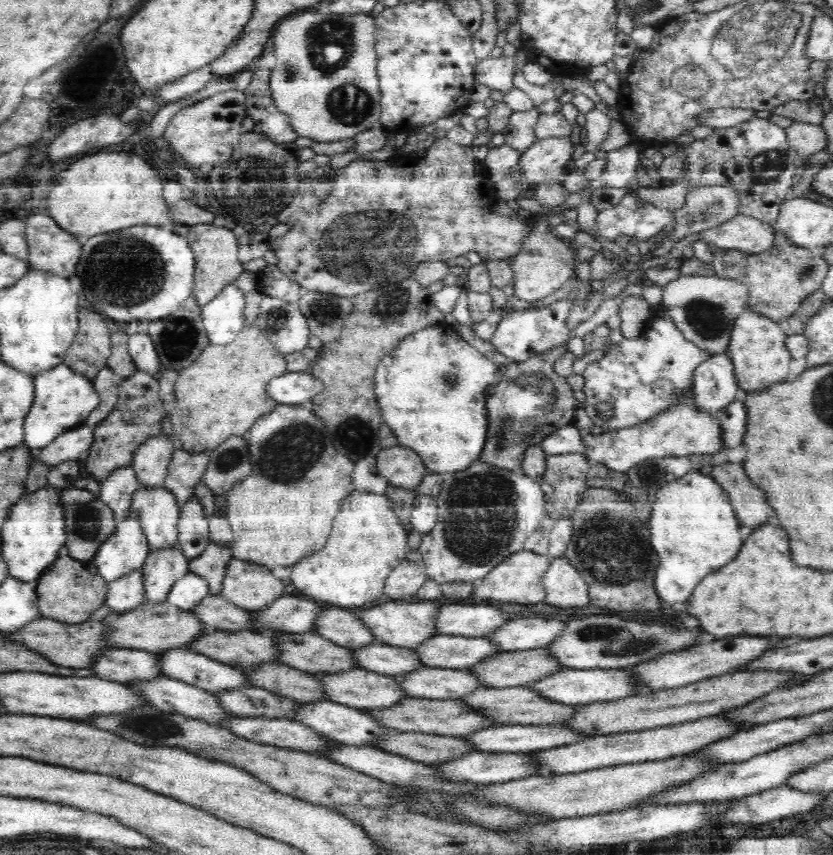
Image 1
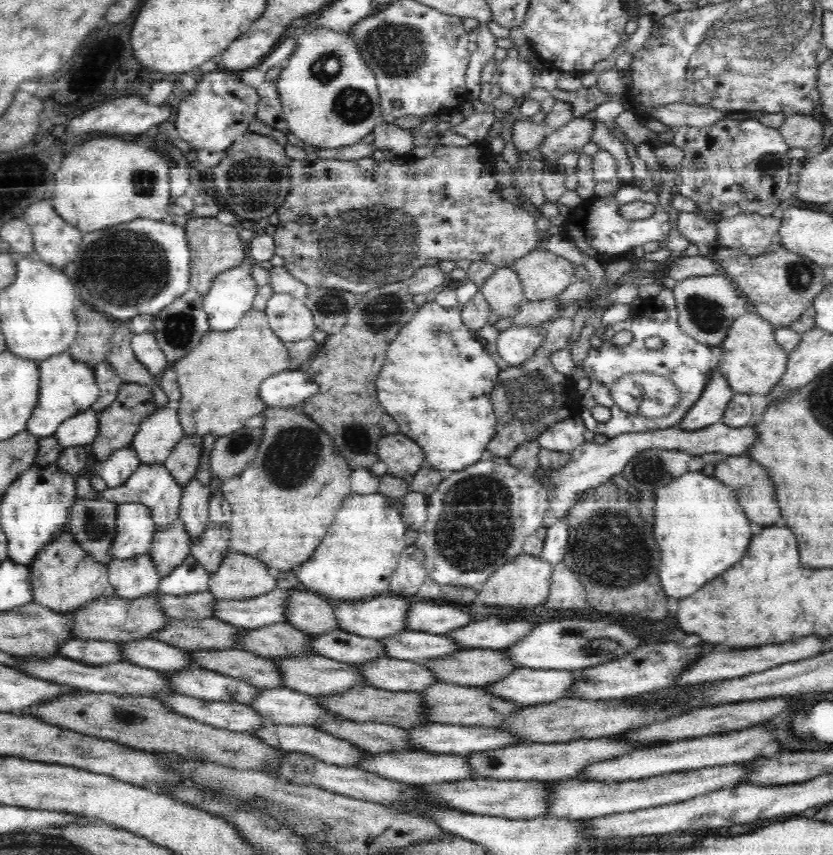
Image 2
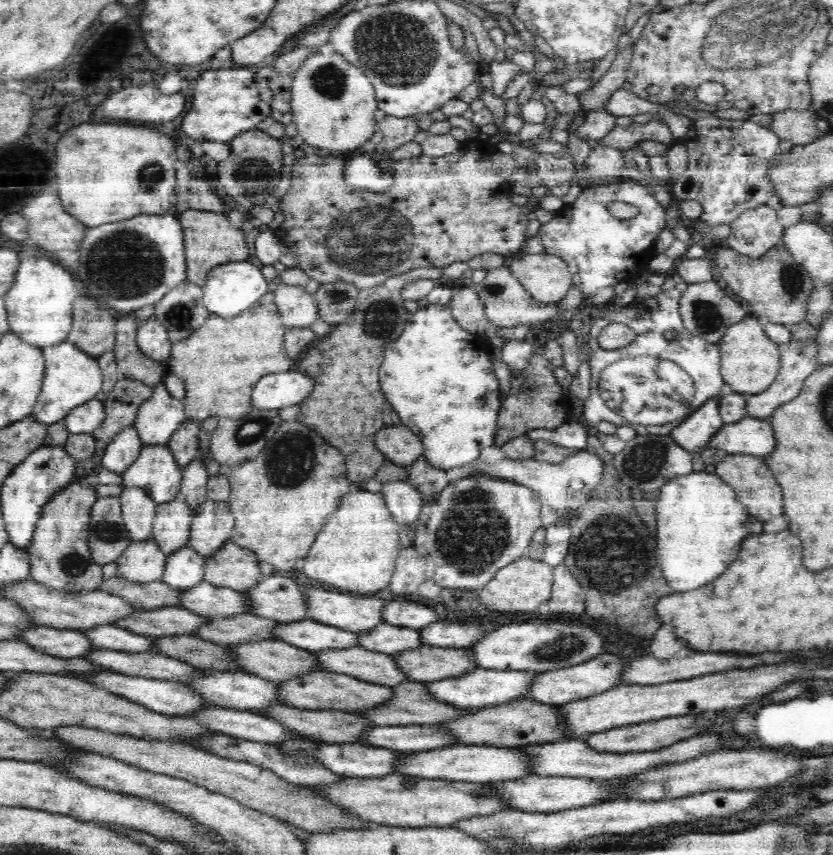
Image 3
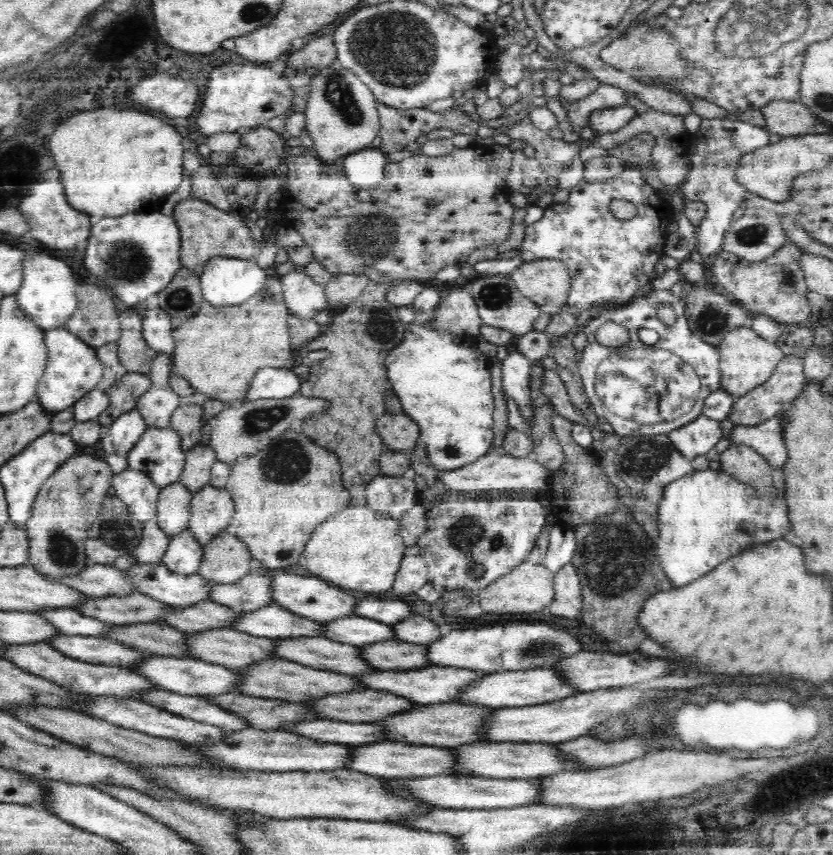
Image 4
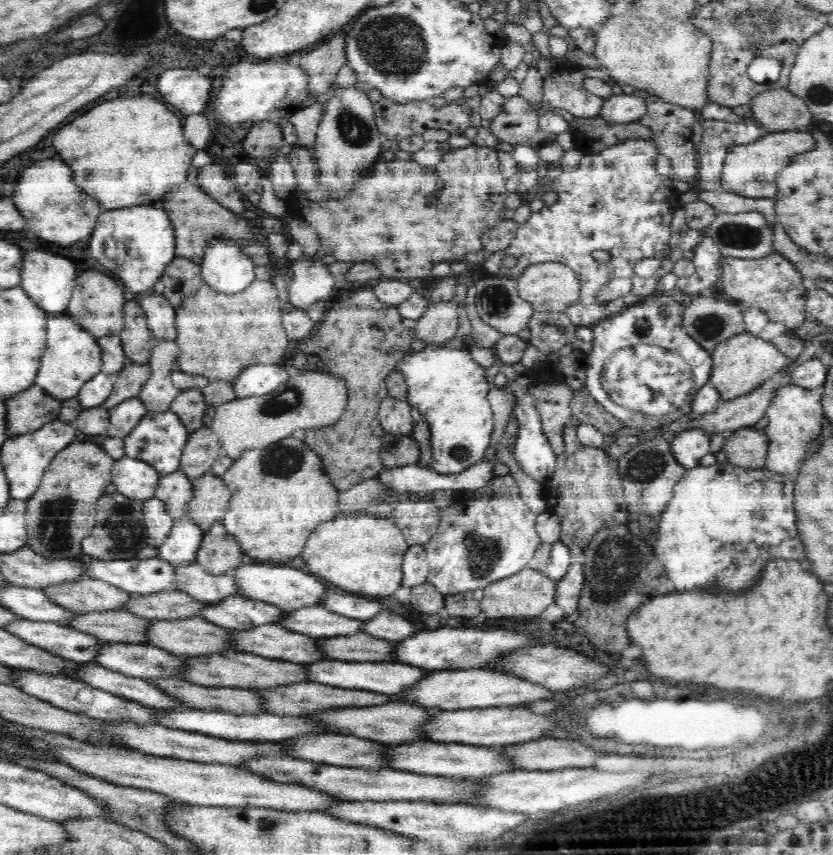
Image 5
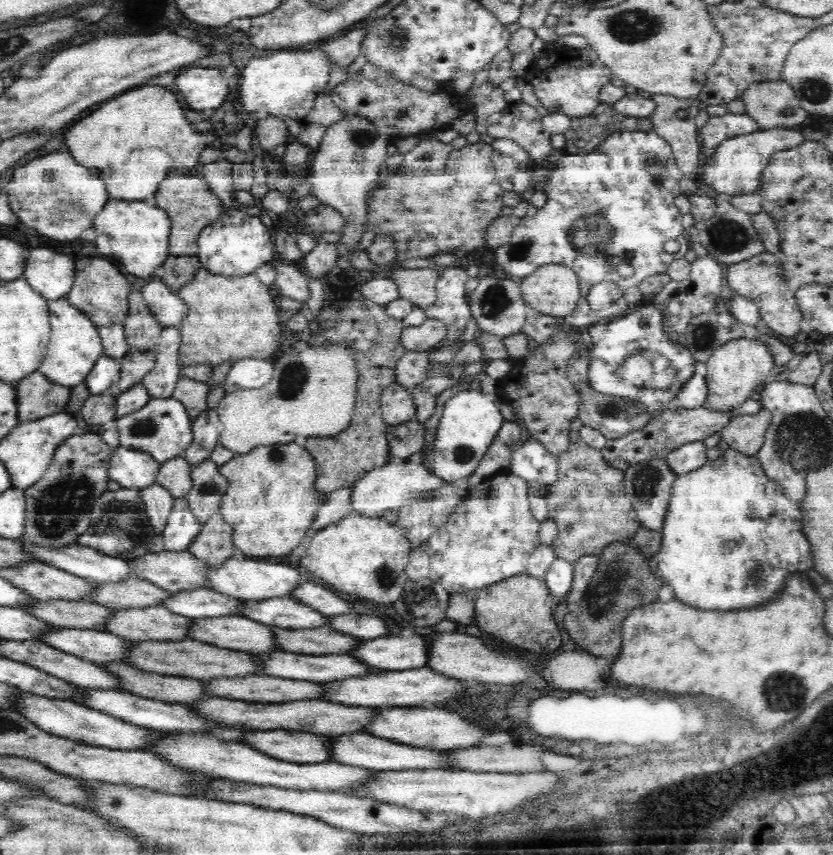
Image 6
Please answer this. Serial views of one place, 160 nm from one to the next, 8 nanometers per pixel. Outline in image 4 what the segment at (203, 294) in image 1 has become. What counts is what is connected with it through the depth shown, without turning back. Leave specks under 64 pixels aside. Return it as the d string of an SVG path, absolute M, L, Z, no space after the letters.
M189 196L175 206L173 217L179 228L181 264L199 277L206 262L216 254L253 260L259 253L254 234L246 227L245 218L235 211L226 212L200 197Z

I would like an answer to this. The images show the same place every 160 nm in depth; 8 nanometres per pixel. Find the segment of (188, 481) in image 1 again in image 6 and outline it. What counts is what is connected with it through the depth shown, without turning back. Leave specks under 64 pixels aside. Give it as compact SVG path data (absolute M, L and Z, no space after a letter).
M180 375L175 384L173 396L185 405L190 420L193 421L202 411L207 410L208 390L210 390L208 382Z

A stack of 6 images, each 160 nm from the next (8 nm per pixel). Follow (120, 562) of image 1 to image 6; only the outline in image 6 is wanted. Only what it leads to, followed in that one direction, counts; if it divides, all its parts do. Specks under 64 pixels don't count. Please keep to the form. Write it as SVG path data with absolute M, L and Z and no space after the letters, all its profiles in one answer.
M118 446L110 457L108 475L110 479L118 482L121 488L142 489L156 483L160 466L161 464L148 452Z

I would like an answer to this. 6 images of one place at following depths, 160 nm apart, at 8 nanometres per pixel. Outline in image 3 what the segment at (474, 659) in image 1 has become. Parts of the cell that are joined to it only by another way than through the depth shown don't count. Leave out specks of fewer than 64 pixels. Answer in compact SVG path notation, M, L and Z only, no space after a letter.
M386 622L363 629L355 635L358 637L358 644L365 650L389 655L425 646L420 640L419 630L397 627Z

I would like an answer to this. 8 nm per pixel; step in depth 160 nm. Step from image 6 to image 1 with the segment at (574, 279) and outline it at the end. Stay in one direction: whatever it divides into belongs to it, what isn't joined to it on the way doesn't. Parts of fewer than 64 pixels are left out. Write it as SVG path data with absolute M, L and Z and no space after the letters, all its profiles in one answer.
M538 214L536 218L536 227L532 235L524 240L522 250L514 256L513 286L514 295L520 300L534 302L546 298L555 290L571 282L575 274L576 265L579 263L575 248L550 232L548 219L550 214Z

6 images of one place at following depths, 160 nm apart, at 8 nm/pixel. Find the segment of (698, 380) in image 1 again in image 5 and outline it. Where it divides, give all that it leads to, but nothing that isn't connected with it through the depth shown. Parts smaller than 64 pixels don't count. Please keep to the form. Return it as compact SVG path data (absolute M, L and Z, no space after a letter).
M700 430L682 431L670 440L670 448L676 462L685 469L697 467L702 456L710 452L710 434Z

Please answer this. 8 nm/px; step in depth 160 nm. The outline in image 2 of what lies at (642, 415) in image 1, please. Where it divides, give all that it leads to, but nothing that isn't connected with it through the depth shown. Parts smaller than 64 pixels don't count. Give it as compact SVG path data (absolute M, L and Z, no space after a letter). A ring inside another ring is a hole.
M670 288L662 289L657 296L642 298L641 304L632 310L632 314L624 322L618 321L618 324L614 323L614 326L608 330L614 336L620 330L629 330L634 335L632 342L625 344L623 347L614 346L614 348L620 348L620 350L610 350L610 344L604 344L602 350L593 348L593 350L590 350L590 354L588 353L588 356L580 361L582 368L590 379L589 389L579 403L580 416L585 422L585 427L592 430L599 439L612 438L629 432L646 432L678 425L682 417L702 394L711 372L718 368L720 364L722 358L721 345L700 344L691 336L684 334L676 323L677 315L675 298ZM648 336L661 338L662 348L652 350L646 347L644 340ZM632 372L657 374L667 378L670 382L675 382L680 393L678 404L667 415L660 418L639 417L622 411L612 400L610 386L620 376L626 376L626 374L632 374ZM596 406L604 406L604 408L610 410L611 416L607 422L598 422L592 418L592 408L596 408Z

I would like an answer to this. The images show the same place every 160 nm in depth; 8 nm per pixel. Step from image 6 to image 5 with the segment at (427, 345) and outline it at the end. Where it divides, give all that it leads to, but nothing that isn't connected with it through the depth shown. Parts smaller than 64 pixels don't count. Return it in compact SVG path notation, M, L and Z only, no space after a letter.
M454 297L452 302L432 302L416 323L413 335L426 344L444 344L454 338L460 326L460 304Z

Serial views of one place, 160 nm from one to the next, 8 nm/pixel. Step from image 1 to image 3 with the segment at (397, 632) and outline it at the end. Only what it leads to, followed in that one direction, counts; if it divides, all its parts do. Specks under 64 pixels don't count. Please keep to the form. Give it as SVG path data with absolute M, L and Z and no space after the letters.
M308 590L306 612L312 620L355 633L383 622L379 612L388 600L364 598L364 595L340 594L340 591Z

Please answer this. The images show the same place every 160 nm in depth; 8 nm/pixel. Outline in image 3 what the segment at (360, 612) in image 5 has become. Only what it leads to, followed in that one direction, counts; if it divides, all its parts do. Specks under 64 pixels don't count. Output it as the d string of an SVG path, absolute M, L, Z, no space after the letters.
M397 597L387 601L379 612L383 622L419 630L432 621L438 621L438 614L432 606L418 604L408 597Z

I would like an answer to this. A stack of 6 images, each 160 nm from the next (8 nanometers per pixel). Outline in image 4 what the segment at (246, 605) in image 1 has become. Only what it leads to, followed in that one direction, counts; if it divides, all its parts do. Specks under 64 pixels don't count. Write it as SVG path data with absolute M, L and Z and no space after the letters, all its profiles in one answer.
M223 531L216 536L210 544L203 547L202 563L199 569L199 575L206 580L213 580L218 584L228 584L252 574L250 562L253 559L246 544L237 537L231 536Z

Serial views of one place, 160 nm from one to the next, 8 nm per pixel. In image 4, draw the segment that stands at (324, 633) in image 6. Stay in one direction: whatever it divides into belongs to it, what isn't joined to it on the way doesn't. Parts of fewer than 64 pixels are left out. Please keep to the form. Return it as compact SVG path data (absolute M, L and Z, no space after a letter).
M378 641L356 648L368 664L383 670L416 670L430 666L425 658L426 648L402 641Z

